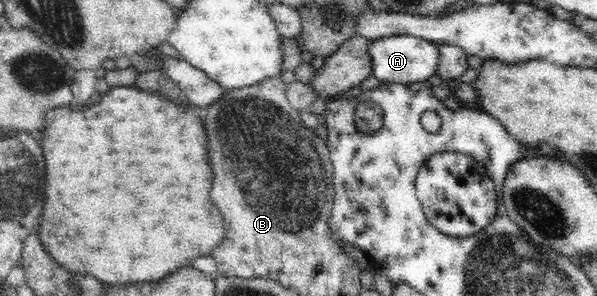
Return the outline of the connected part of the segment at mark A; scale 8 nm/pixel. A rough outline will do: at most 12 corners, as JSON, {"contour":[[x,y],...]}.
{"contour":[[416,36],[371,40],[380,83],[425,82],[440,45]]}

